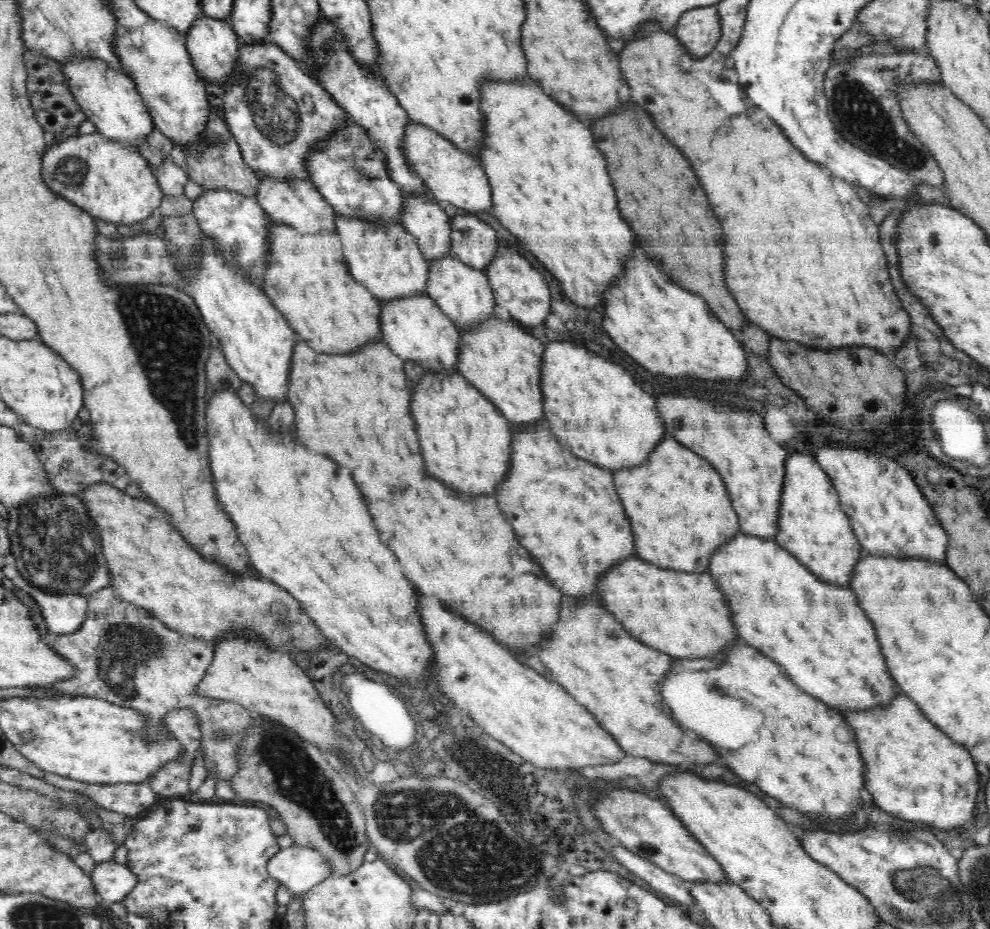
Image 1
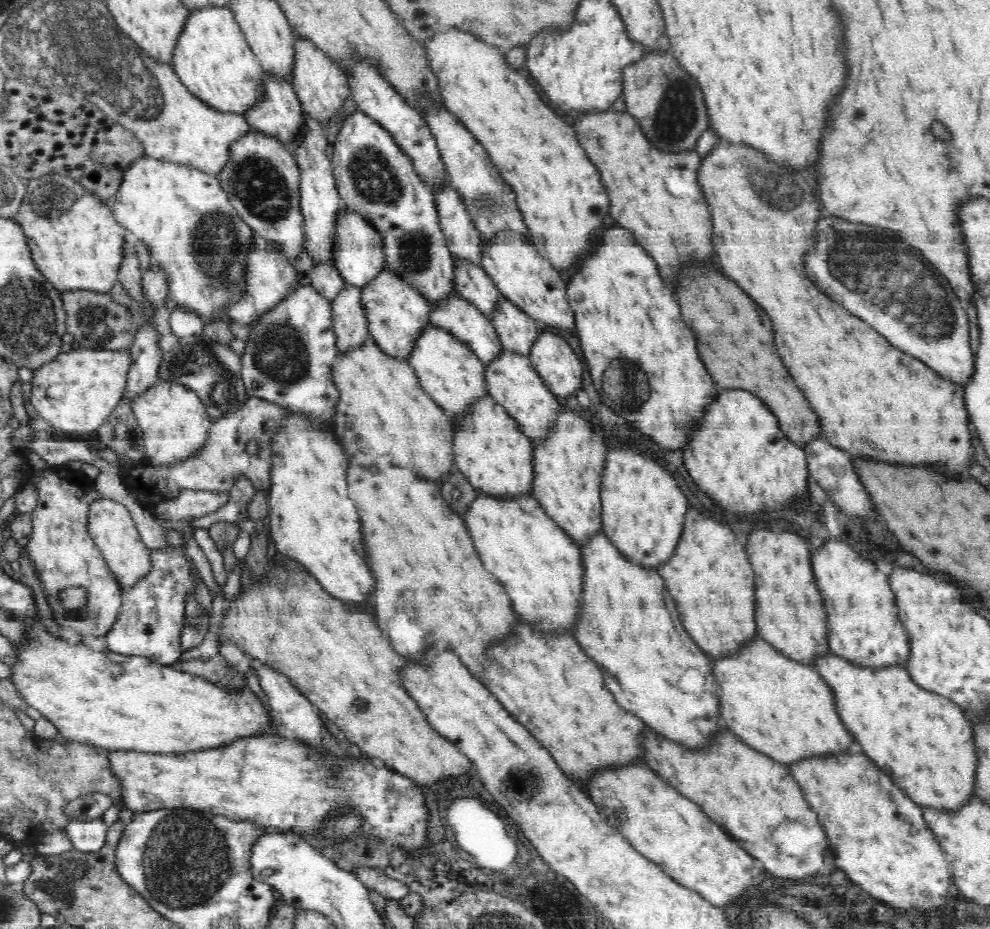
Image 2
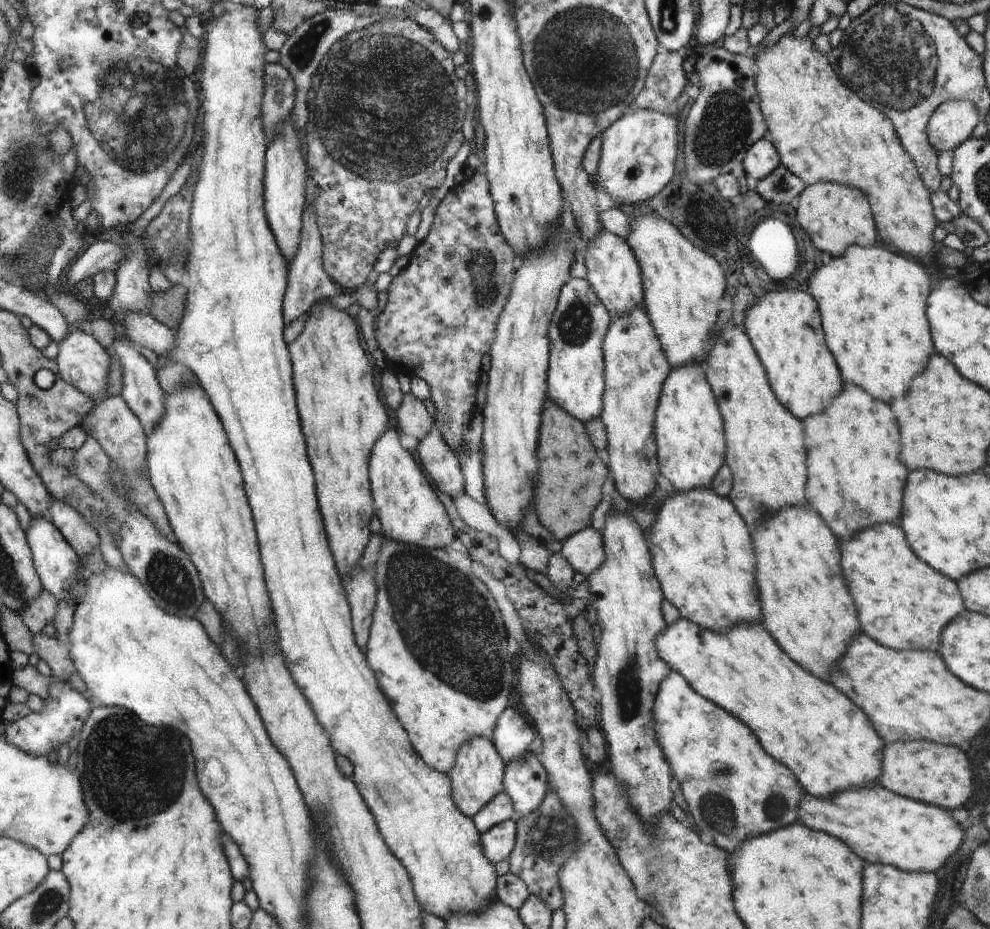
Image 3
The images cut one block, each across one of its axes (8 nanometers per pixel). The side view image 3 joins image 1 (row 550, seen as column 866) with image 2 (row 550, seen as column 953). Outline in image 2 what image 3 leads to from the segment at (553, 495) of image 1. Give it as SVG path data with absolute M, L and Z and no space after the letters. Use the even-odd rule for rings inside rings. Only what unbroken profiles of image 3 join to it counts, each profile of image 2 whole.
M602 529L580 546L580 559L584 564L586 594L582 596L582 610L576 617L580 620L575 622L576 630L572 629L572 635L579 647L598 665L615 701L642 718L646 726L654 728L668 740L678 741L686 749L706 746L714 730L723 727L710 656L686 634L674 598L666 594L660 574L652 568L640 568L635 561L624 558Z

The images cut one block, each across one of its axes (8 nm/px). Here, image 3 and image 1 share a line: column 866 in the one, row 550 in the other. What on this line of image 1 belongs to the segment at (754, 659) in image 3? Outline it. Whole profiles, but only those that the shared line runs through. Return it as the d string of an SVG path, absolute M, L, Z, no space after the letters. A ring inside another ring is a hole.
M740 533L712 556L710 574L718 582L718 590L728 598L728 606L734 616L731 622L736 624L734 630L742 636L740 641L750 644L772 660L778 660L778 664L790 672L790 680L794 680L794 684L804 692L826 700L830 708L838 708L838 712L842 712L842 708L870 708L870 704L878 704L878 700L886 700L886 696L900 691L892 675L886 672L886 664L882 664L874 627L870 620L866 620L862 608L858 608L850 588L820 582L806 565L802 566L801 561L782 550L776 542Z

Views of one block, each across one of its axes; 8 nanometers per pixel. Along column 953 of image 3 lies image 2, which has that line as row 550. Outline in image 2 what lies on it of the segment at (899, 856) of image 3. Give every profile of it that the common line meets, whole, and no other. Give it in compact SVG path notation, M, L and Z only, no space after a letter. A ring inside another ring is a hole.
M844 541L826 542L816 554L812 554L811 567L828 614L828 651L835 654L838 652L839 657L845 657L858 665L886 666L898 662L902 667L906 667L910 643L902 621L898 620L895 596L888 582L889 576Z

